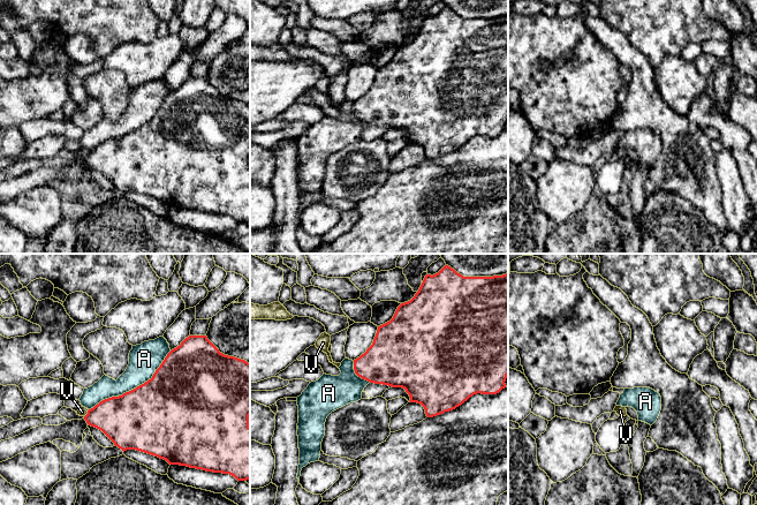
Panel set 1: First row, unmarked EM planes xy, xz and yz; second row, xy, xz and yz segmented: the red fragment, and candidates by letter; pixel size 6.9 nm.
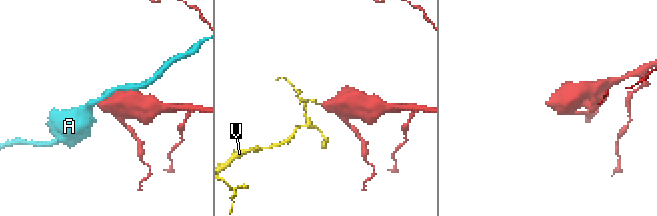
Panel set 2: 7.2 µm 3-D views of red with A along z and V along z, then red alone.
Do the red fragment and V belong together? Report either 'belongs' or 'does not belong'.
does not belong

